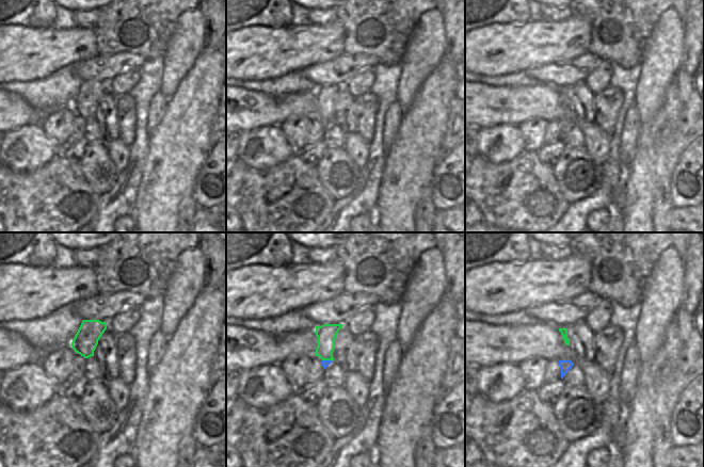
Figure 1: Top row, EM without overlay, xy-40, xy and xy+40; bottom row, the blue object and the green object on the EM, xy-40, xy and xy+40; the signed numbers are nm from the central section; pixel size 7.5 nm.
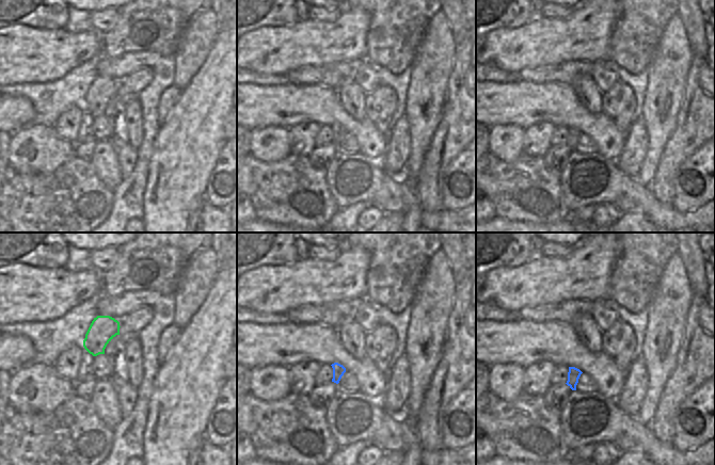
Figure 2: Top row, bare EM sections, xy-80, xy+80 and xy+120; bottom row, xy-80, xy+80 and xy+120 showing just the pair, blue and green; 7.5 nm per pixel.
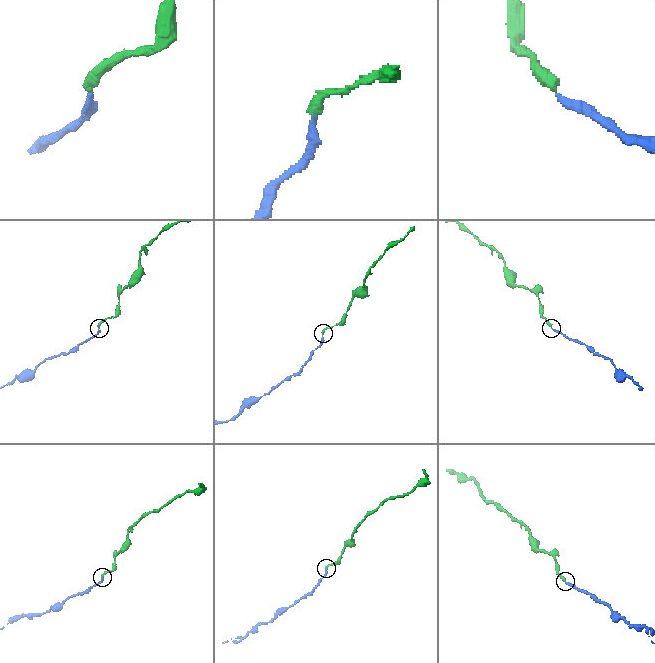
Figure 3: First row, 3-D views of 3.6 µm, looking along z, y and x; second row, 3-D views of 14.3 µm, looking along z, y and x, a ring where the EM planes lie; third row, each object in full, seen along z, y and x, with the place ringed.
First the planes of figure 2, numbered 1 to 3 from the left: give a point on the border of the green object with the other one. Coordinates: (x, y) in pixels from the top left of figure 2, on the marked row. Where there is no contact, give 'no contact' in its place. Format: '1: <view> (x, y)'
1: no contact
2: no contact
3: no contact

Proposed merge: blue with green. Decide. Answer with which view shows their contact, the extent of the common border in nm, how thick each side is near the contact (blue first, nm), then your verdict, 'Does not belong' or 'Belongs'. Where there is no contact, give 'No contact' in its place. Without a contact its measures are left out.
Touches blue in xy. Shared border 80 nm. Thickness 50 nm (blue) against 140 nm. Belongs.

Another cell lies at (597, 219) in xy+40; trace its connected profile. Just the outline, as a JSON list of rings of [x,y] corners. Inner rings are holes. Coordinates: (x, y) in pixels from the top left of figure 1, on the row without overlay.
[[[596,209],[587,216],[587,230],[589,232],[597,232],[603,226],[605,226],[611,214],[611,209]]]

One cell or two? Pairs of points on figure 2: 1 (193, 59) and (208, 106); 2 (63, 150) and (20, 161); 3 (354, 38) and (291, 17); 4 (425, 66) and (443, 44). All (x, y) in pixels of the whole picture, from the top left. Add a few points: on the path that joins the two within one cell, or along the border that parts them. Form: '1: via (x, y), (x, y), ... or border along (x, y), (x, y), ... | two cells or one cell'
1: border along (211, 49), (196, 74), (181, 90) | two cells
2: via (52, 150), (44, 150), (31, 162) | one cell
3: border along (299, 19), (290, 25), (281, 25), (274, 28) | two cells
4: via (430, 61), (435, 55), (438, 49) | one cell

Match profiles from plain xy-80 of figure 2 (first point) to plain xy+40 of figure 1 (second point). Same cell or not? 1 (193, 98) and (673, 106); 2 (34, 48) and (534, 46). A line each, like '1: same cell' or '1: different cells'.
1: same cell
2: same cell

